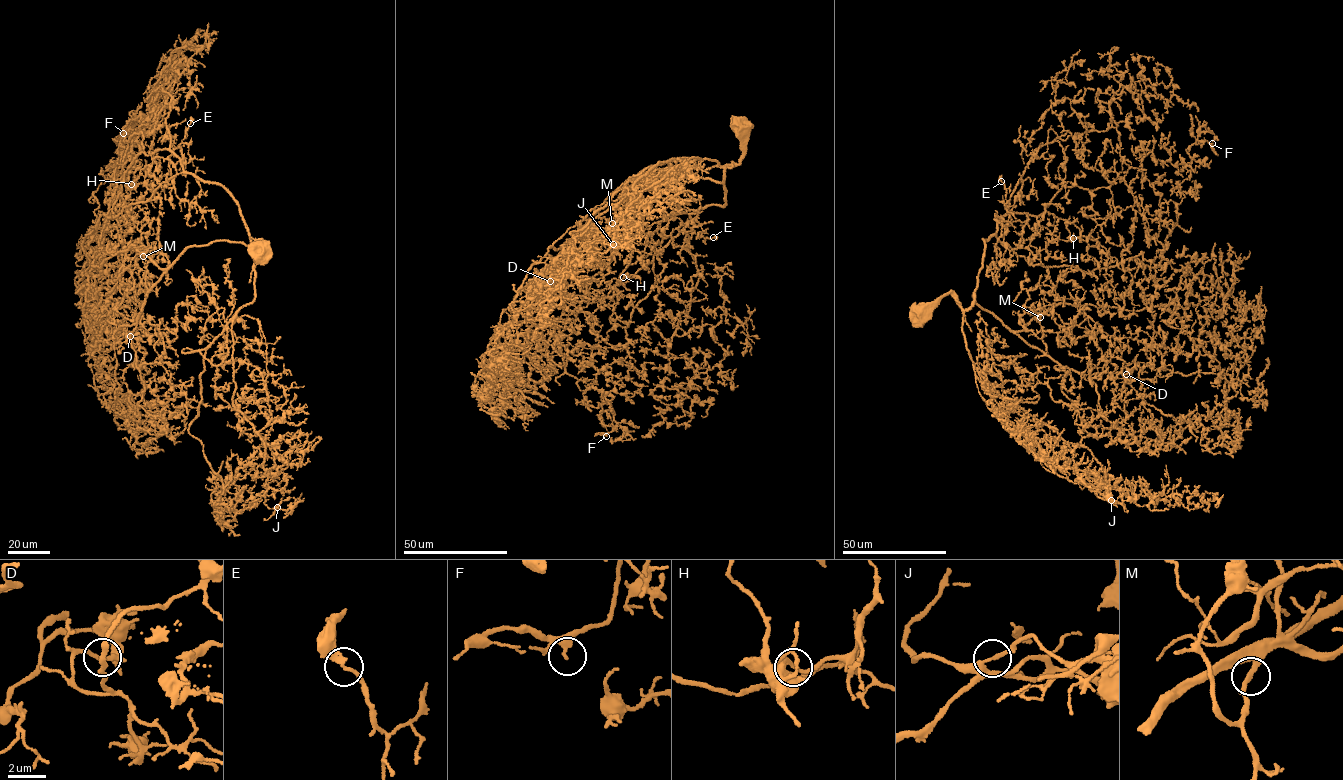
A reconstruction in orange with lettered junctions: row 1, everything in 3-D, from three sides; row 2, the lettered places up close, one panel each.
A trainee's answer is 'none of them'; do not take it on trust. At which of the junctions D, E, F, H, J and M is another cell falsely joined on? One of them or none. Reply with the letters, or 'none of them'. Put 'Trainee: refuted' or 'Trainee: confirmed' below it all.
none of them
Trainee: confirmed

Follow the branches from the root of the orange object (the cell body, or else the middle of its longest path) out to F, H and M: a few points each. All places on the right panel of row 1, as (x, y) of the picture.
F: (918, 310), (951, 291), (971, 306), (1007, 214), (1212, 143)
H: (918, 310), (951, 291), (971, 306), (994, 235), (1031, 264), (1117, 264), (1073, 238)
M: (918, 310), (951, 291), (964, 309), (971, 306), (973, 293), (975, 302), (1011, 330), (1022, 330), (1040, 317)

